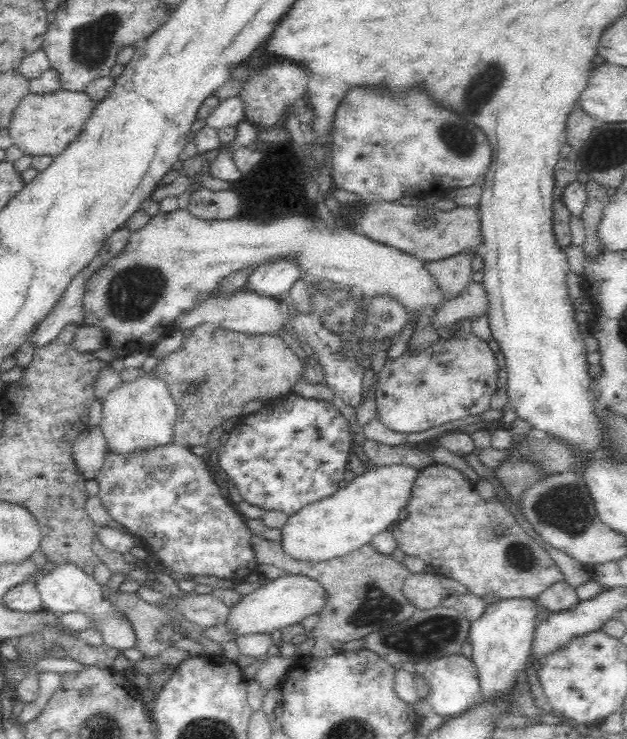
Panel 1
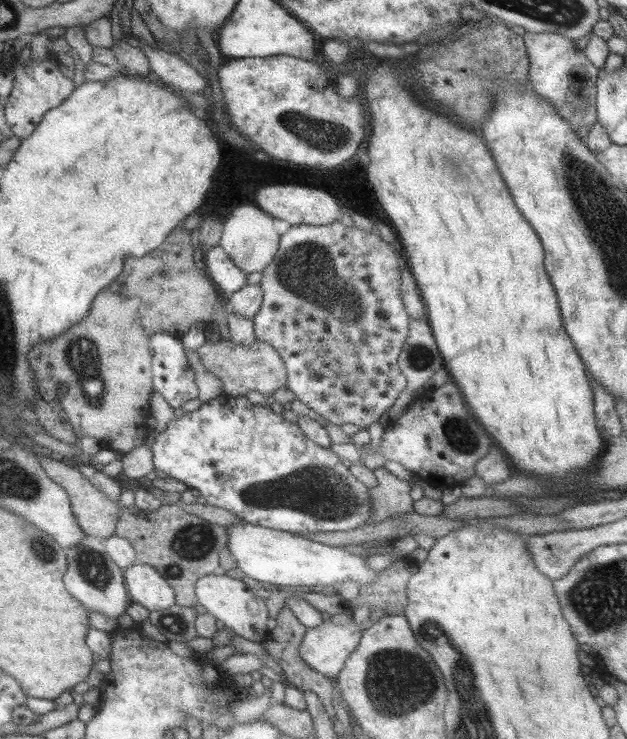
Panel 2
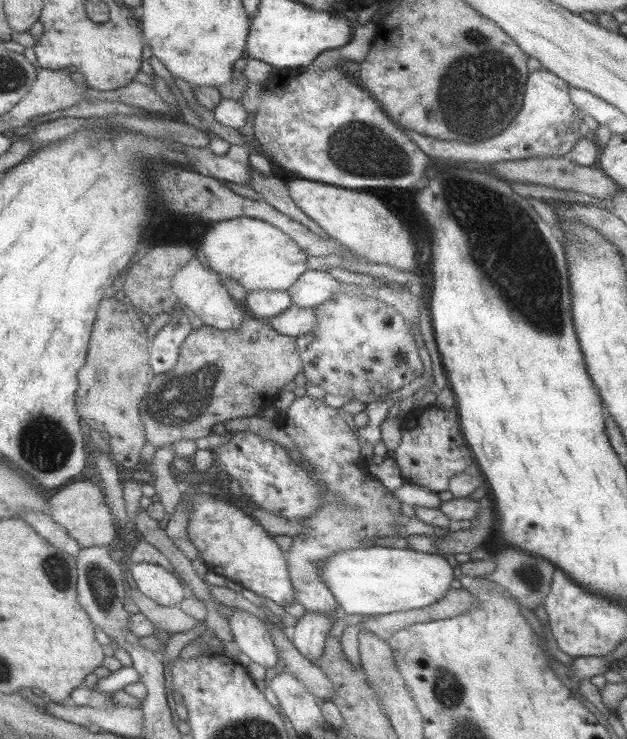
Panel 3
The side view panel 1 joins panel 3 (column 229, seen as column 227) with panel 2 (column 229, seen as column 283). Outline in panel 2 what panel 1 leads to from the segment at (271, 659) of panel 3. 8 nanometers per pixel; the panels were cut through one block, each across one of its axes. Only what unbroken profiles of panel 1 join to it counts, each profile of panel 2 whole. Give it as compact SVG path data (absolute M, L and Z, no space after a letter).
M206 574L194 582L198 603L208 610L217 620L226 625L231 633L246 640L264 644L270 631L269 609L266 600L259 598L242 579L226 574Z

